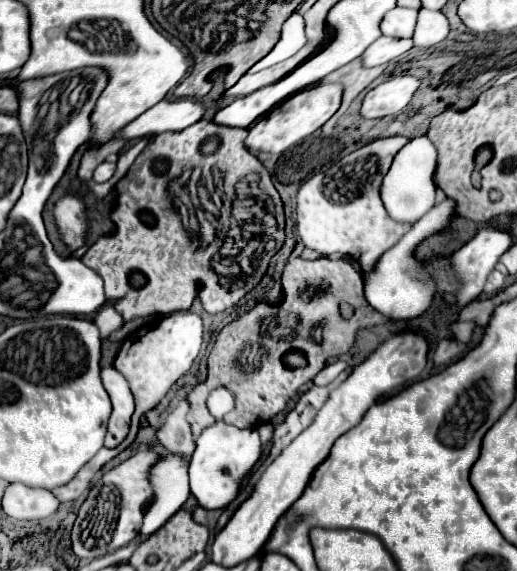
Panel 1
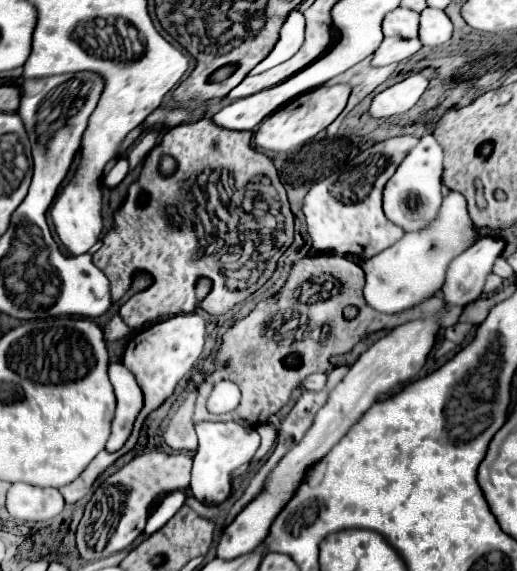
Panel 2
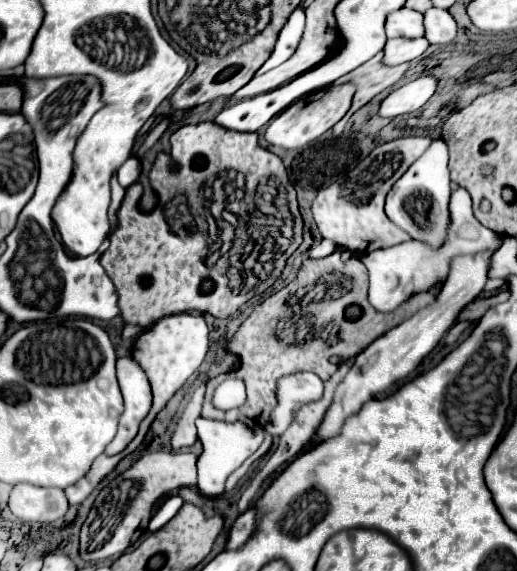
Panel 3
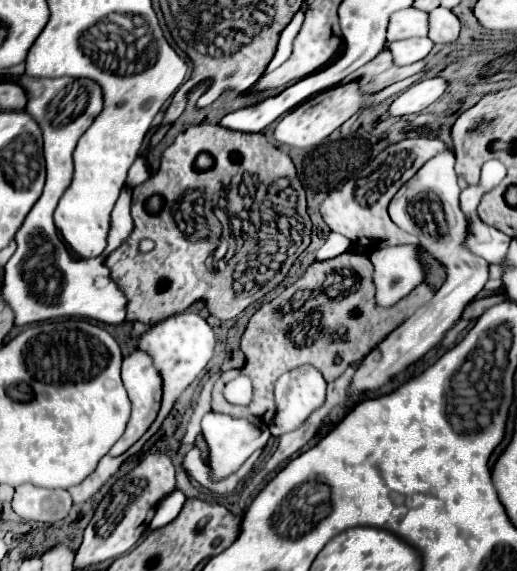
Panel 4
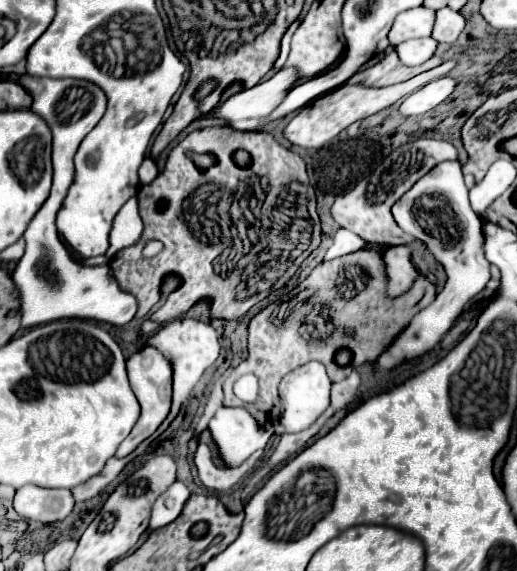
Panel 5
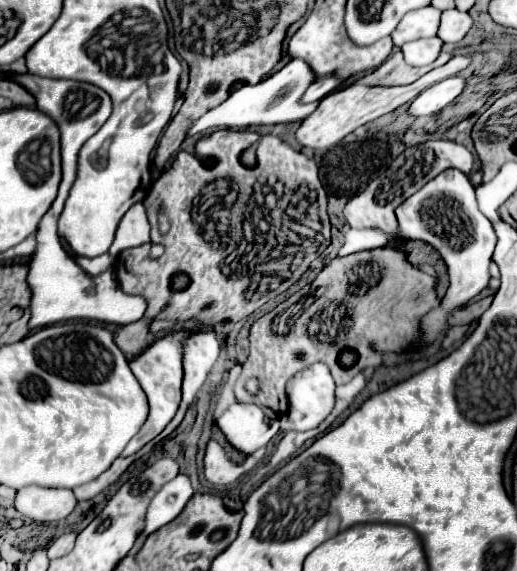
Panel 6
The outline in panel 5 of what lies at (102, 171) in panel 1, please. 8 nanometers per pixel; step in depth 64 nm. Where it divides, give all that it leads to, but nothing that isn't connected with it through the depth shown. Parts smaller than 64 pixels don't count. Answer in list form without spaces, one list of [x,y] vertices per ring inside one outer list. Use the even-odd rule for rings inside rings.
[[[146,157],[138,170],[140,183],[142,185],[149,184],[158,176],[158,174],[159,171],[154,160],[150,157]]]

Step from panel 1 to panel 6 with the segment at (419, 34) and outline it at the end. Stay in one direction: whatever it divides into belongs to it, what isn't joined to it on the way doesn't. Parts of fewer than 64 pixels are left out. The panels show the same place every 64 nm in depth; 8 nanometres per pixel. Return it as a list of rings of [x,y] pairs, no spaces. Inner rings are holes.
[[[444,10],[442,12],[442,22],[440,22],[440,30],[438,36],[444,42],[460,42],[470,28],[474,26],[474,20],[468,12],[458,12],[458,10]]]

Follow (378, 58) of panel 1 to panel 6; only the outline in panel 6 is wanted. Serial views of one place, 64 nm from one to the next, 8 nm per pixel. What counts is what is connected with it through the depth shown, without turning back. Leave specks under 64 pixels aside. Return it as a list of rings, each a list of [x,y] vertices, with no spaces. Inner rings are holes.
[[[438,36],[426,38],[426,40],[414,40],[414,42],[404,44],[402,52],[410,66],[426,66],[426,64],[432,64],[440,56],[442,44],[444,42],[438,40]]]

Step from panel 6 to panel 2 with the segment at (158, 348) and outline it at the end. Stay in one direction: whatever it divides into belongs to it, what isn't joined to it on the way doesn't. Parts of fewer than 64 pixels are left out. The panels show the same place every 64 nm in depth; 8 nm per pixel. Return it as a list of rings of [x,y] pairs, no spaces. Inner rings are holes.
[[[122,362],[110,364],[110,382],[116,392],[118,410],[112,424],[112,434],[106,444],[106,452],[116,452],[130,438],[134,420],[138,418],[138,412],[144,404],[144,396],[142,388],[138,388],[138,380],[134,380],[134,372],[130,372],[130,368],[126,368]]]

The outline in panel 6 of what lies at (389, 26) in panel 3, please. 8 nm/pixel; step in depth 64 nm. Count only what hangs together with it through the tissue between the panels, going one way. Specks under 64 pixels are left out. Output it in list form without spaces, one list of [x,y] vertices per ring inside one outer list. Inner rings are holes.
[[[426,6],[426,8],[418,8],[418,10],[408,12],[392,34],[394,46],[402,46],[406,42],[420,40],[420,38],[438,36],[440,14],[442,12],[434,6]]]

